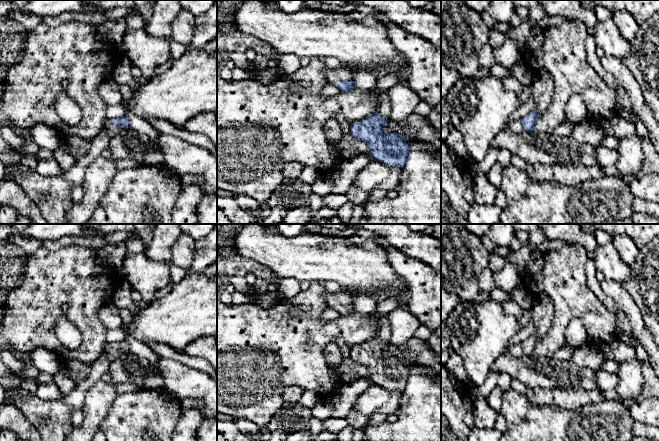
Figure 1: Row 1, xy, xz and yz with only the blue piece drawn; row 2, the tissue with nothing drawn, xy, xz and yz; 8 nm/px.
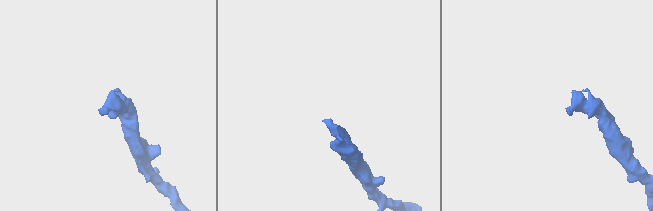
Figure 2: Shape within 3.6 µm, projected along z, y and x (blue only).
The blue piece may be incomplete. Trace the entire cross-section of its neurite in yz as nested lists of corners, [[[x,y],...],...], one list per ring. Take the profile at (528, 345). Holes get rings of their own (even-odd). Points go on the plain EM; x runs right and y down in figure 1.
[[[533,333],[529,338],[522,341],[520,344],[515,344],[510,346],[507,351],[508,353],[515,358],[520,358],[524,355],[532,356],[533,350],[538,343],[538,339],[535,333]]]

